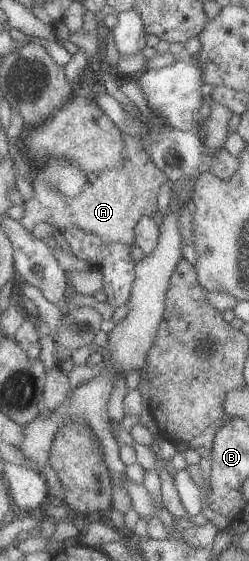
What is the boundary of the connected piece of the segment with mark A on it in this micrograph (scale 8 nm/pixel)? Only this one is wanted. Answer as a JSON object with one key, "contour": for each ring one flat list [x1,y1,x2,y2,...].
{"contour":[[122,134,122,139,122,165,115,169,86,173,86,183,74,197,65,198,65,195,49,186,37,170,30,182,33,196,22,203,21,226,26,231,31,231,39,222,47,222,56,230,77,227,94,234,106,244,123,243,131,246,134,242,135,223,138,218,153,216,153,212,157,210,155,195,167,178,151,162,138,139,126,134]]}

